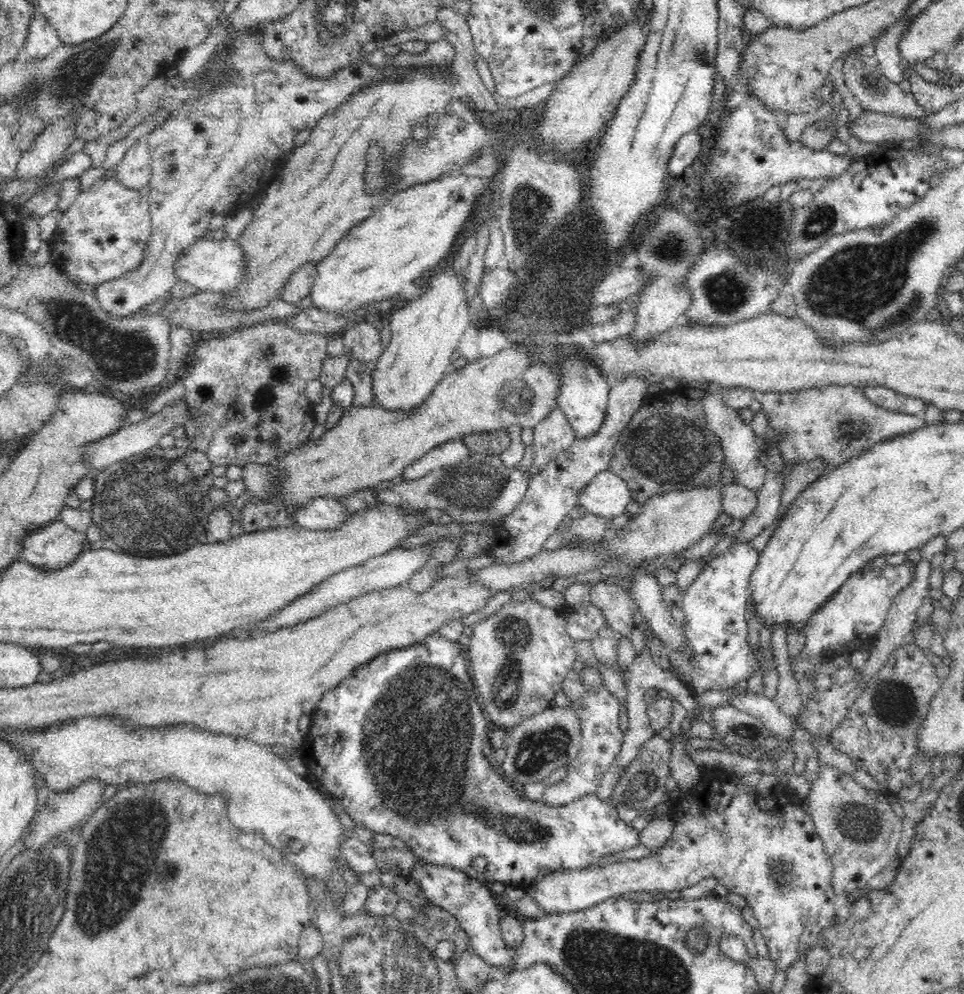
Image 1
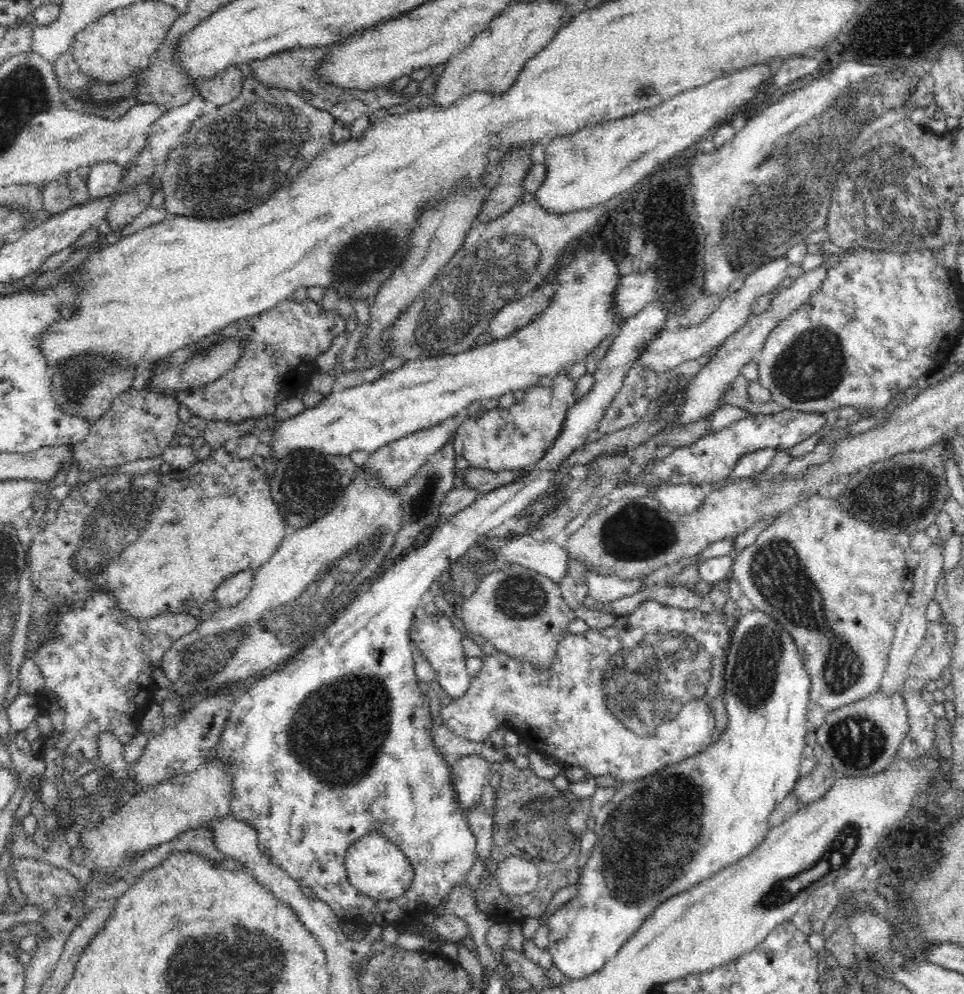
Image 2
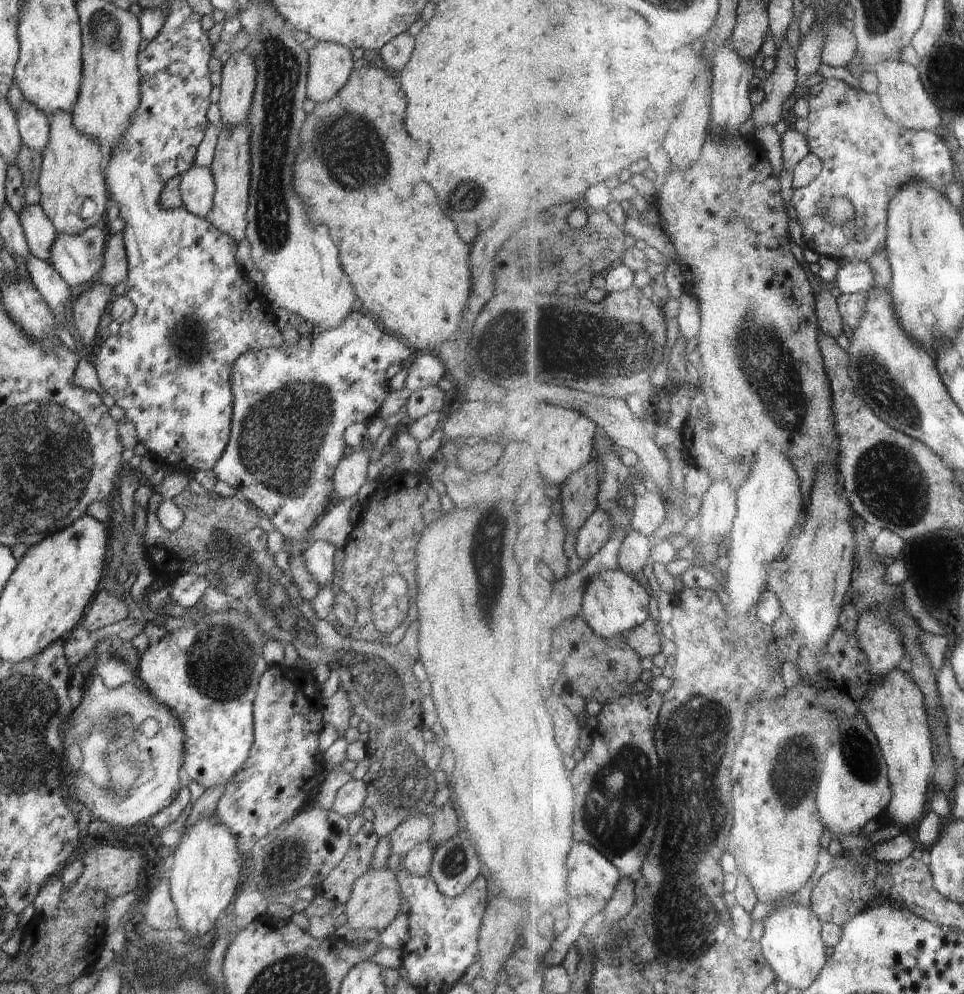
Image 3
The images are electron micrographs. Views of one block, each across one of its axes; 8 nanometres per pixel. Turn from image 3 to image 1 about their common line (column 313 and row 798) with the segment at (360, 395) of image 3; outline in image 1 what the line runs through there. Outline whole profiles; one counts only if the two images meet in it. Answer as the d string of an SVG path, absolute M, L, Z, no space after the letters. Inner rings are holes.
M434 632L424 638L422 642L416 642L412 646L394 648L394 650L374 656L368 664L356 668L354 674L346 678L342 684L338 684L334 690L328 690L311 714L311 727L304 734L299 747L300 756L308 768L308 773L313 775L329 794L333 794L340 800L344 811L354 822L366 825L368 830L378 835L390 835L402 839L416 856L427 863L464 871L472 878L477 878L485 883L500 882L503 885L510 884L524 888L532 882L538 882L540 878L544 878L546 874L554 870L590 868L594 862L604 856L618 854L636 848L640 844L639 832L634 830L633 825L622 821L618 817L616 807L598 798L596 793L584 795L562 806L550 807L542 800L530 801L524 797L522 792L514 790L509 780L500 776L496 768L488 761L488 757L482 753L482 744L490 736L492 726L484 710L480 709L478 700L475 684L469 672L469 660L465 649L458 641L450 641L438 632ZM478 856L483 856L488 861L486 870L482 873L472 867L472 860Z

